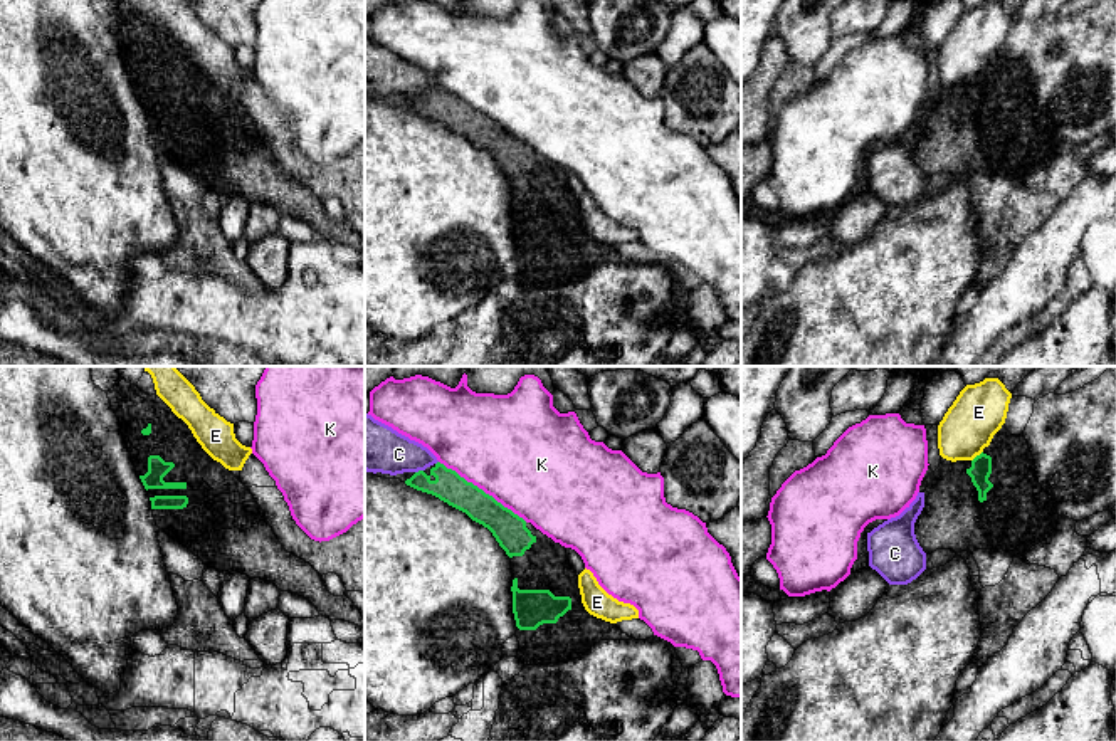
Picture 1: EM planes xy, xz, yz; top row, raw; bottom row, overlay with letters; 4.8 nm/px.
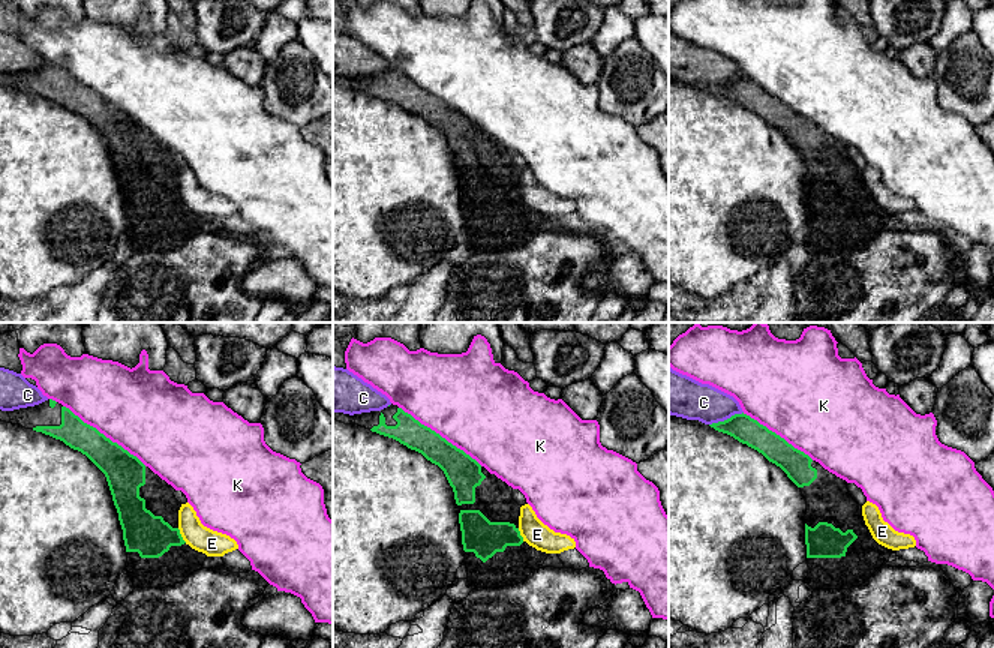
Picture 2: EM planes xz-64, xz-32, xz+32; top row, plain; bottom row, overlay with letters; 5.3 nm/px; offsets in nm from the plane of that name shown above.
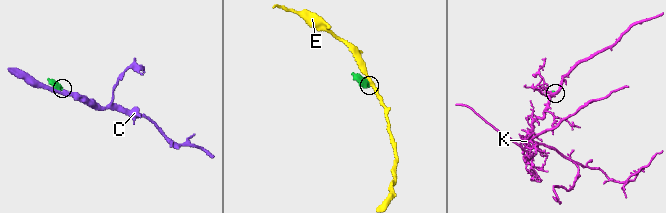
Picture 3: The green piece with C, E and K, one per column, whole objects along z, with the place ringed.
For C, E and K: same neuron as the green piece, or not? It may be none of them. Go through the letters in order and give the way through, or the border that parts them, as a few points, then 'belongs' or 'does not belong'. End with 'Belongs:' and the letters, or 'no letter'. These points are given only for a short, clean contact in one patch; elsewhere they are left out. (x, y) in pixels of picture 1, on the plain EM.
C: does not belong
E: border along yz (982, 74), (972, 84); does not belong
K: does not belong
Belongs: no letter

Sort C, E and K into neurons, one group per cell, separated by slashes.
C / E / K

